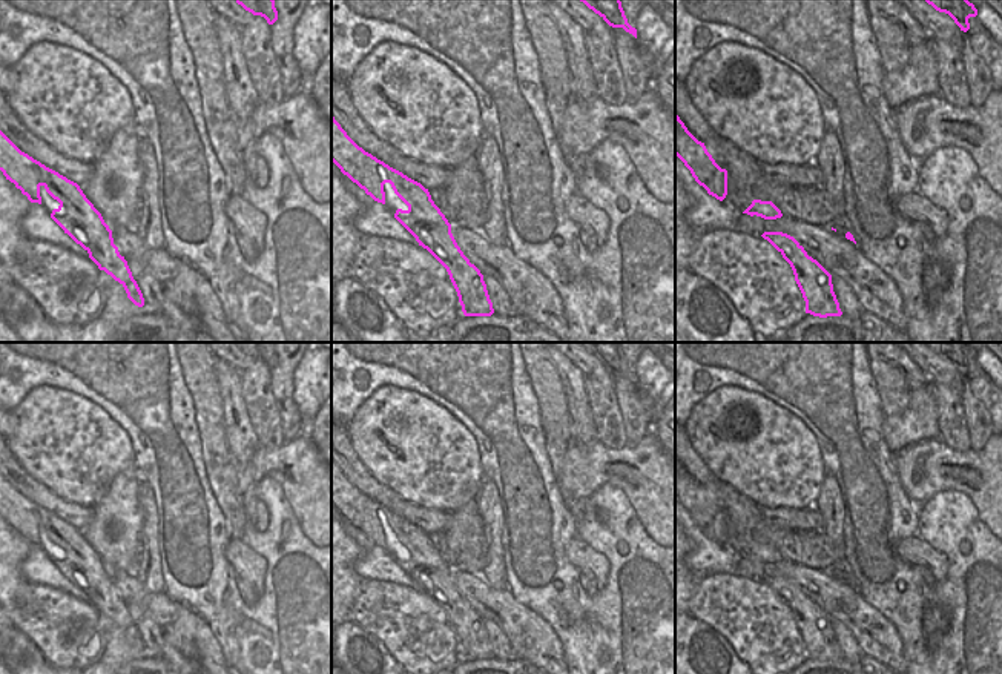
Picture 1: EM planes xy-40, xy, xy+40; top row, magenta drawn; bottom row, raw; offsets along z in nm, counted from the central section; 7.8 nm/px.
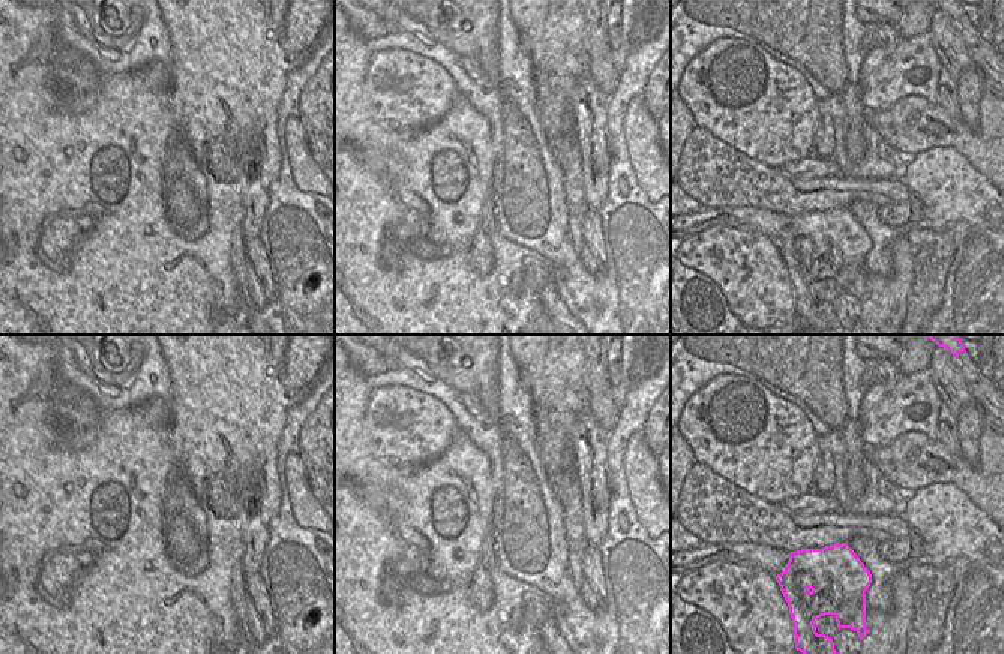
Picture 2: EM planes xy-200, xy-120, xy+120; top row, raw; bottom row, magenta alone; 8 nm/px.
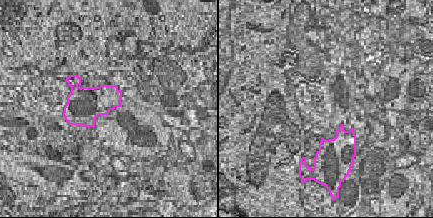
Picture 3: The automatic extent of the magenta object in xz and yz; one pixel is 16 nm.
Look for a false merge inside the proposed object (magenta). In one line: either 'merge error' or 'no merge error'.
merge error

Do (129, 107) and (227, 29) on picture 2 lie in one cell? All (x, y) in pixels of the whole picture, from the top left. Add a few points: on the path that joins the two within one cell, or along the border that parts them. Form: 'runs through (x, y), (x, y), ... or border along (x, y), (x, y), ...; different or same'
runs through (156, 98), (171, 98), (213, 56); same

